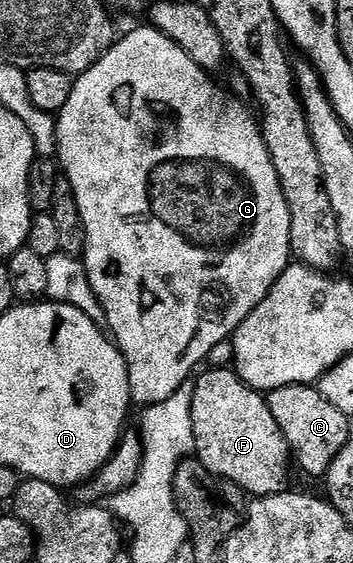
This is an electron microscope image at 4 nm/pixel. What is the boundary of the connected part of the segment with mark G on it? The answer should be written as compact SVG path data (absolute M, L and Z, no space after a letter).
M153 25L145 26L128 32L123 39L121 36L87 71L74 79L68 105L64 105L64 109L56 116L56 162L65 182L66 179L70 182L68 190L73 195L82 218L82 228L86 234L86 276L106 314L105 326L126 362L133 402L137 406L139 403L139 408L142 409L160 401L168 401L168 397L172 397L176 389L185 386L199 370L198 363L204 362L225 339L227 342L233 336L239 325L254 312L260 301L264 301L272 285L276 285L278 278L292 263L292 217L288 213L288 201L278 180L276 165L272 165L272 157L266 148L259 122L255 116L253 119L246 112L244 104L225 95L210 80L213 78L200 65L196 65L196 61L192 61L192 57L188 57L188 53L184 53L180 45L176 45L176 41L160 33Z

